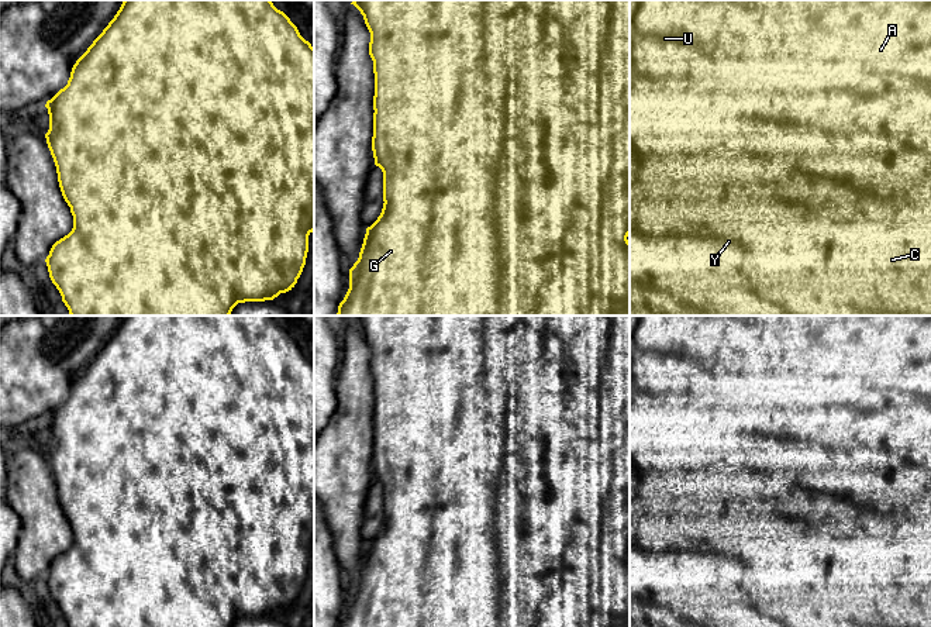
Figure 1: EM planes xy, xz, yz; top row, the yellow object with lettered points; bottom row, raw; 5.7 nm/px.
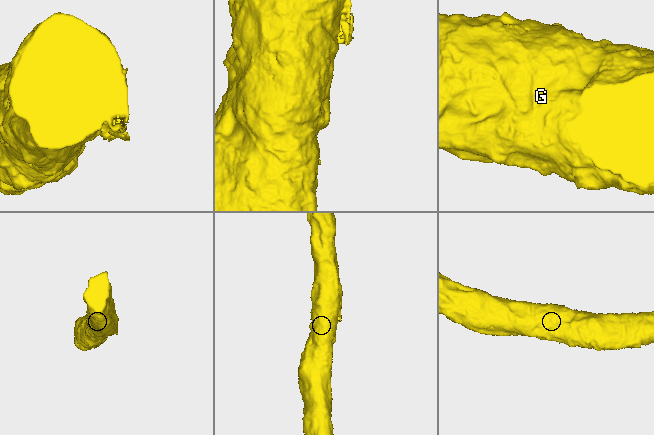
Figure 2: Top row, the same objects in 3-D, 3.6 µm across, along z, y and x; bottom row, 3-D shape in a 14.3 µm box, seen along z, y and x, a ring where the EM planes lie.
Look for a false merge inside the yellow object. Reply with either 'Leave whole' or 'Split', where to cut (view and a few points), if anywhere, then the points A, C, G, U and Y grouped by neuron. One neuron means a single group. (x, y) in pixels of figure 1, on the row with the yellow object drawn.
Leave whole. No split. Groups: A C G U Y

